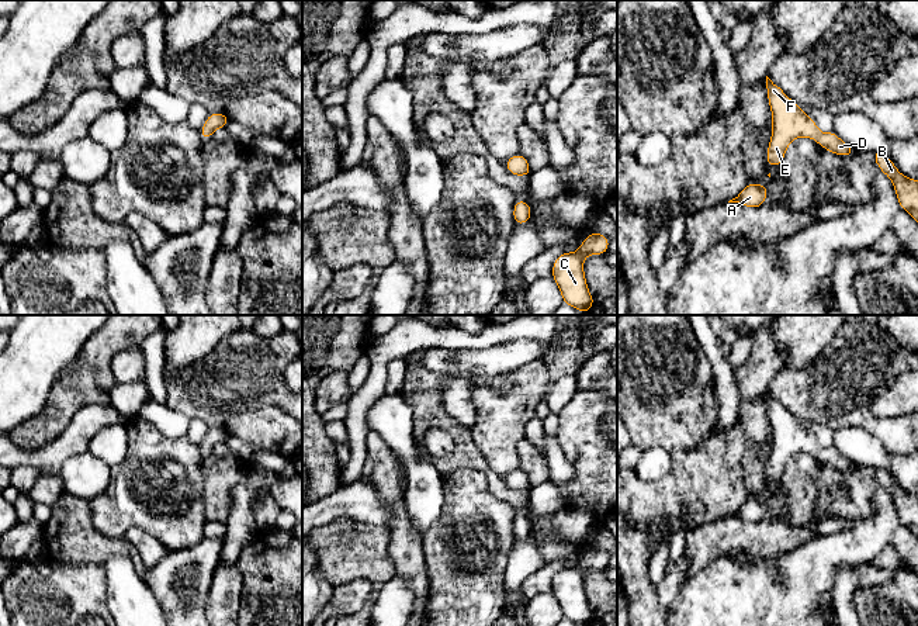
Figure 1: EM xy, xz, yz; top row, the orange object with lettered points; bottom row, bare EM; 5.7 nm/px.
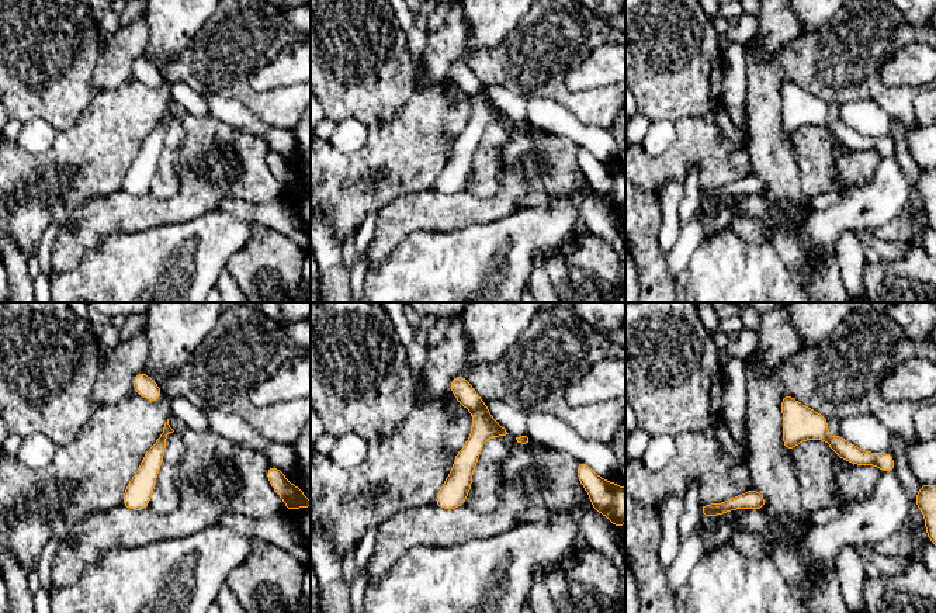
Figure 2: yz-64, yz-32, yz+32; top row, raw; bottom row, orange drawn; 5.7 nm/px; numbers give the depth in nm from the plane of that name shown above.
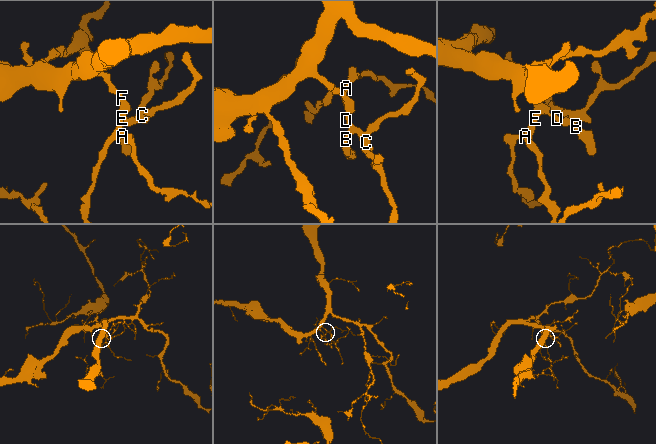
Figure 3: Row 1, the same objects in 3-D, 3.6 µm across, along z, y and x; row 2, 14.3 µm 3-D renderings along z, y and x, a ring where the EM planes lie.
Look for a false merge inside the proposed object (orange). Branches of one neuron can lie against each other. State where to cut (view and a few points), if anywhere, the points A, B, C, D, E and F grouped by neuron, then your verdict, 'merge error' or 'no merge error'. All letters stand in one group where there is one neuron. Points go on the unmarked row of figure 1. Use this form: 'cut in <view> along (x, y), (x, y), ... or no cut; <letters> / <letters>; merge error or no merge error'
no cut; A B C D E F; no merge error

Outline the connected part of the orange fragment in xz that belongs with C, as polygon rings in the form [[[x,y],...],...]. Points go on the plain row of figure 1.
[[[592,546],[582,556],[578,567],[562,568],[554,575],[552,594],[561,606],[565,620],[571,620],[578,626],[589,626],[596,618],[586,601],[583,575],[588,570],[605,570],[607,566],[609,553]]]

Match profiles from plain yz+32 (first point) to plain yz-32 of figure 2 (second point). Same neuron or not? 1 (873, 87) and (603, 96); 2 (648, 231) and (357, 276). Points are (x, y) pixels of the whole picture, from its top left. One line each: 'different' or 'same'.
1: same
2: different

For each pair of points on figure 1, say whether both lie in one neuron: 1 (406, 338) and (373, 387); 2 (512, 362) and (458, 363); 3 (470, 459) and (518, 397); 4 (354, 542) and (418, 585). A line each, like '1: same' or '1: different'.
1: same
2: same
3: different
4: different

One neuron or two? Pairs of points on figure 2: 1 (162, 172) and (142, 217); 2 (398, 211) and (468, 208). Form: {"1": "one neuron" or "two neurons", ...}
{"1": "two neurons", "2": "one neuron"}

